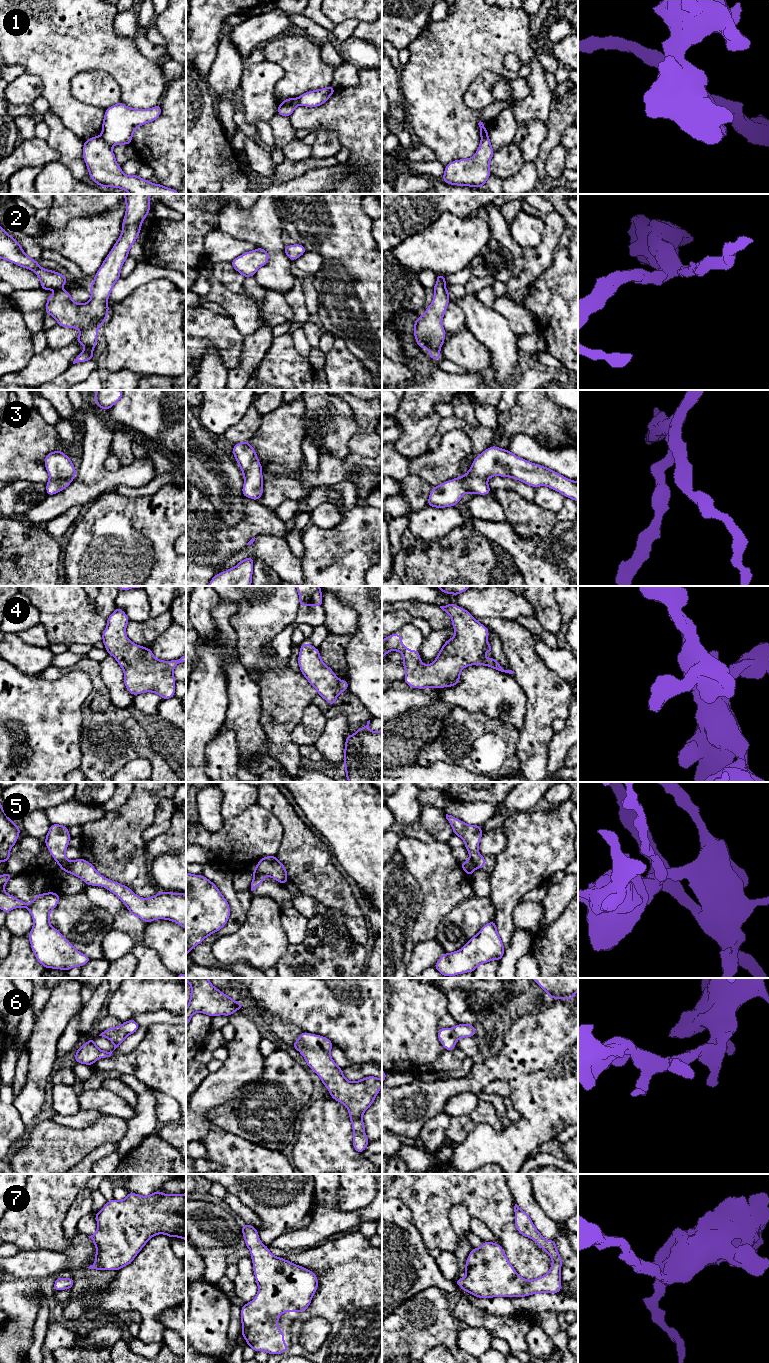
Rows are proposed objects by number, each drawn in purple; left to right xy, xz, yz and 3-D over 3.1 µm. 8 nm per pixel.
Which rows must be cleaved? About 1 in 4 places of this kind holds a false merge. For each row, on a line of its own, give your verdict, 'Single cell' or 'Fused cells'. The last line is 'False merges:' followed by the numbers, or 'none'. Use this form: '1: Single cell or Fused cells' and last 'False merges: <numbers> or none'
1: Fused cells
2: Single cell
3: Single cell
4: Single cell
5: Fused cells
6: Single cell
7: Single cell
False merges: 1, 5

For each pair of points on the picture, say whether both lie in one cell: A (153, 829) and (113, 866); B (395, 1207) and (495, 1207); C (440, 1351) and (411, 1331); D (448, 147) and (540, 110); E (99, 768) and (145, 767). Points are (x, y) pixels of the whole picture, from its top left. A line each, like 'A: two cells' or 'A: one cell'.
A: two cells
B: two cells
C: two cells
D: two cells
E: two cells

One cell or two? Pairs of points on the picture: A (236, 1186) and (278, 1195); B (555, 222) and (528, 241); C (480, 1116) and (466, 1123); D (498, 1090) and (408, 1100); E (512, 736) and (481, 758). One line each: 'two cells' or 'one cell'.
A: one cell
B: two cells
C: one cell
D: two cells
E: two cells

